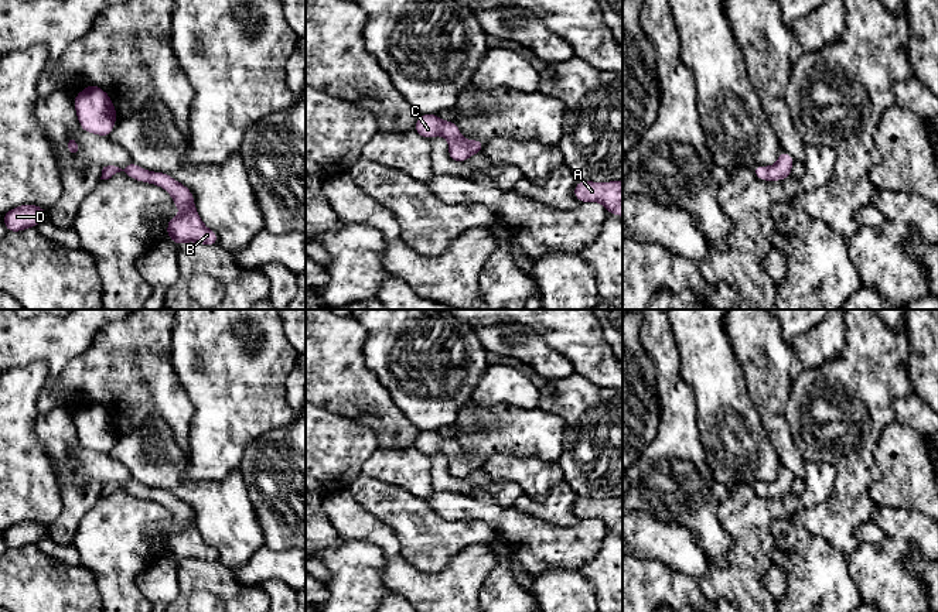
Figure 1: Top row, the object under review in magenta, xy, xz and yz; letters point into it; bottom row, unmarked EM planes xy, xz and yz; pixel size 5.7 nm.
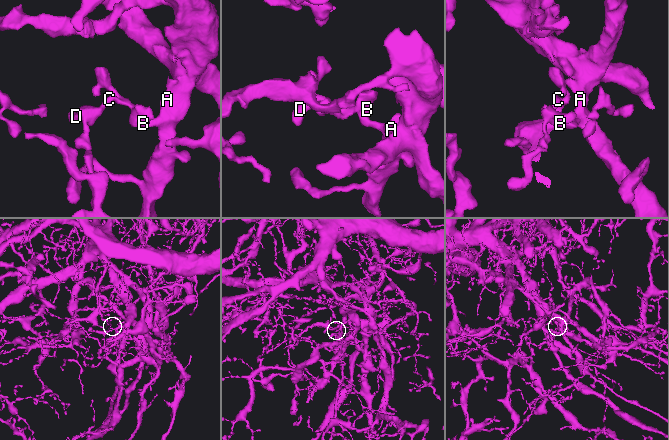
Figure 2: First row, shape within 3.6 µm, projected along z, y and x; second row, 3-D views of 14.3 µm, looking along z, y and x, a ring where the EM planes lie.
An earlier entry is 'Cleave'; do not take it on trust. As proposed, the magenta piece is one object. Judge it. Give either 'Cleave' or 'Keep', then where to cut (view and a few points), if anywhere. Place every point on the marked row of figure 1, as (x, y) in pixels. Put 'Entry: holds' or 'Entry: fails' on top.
Entry: fails
Keep. No split

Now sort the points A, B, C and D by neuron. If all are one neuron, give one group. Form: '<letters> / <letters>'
A B C D

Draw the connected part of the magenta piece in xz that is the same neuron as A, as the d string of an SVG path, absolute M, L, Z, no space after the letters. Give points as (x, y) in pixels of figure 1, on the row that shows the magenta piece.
M579 181L573 194L579 202L600 202L610 215L623 216L623 181Z

